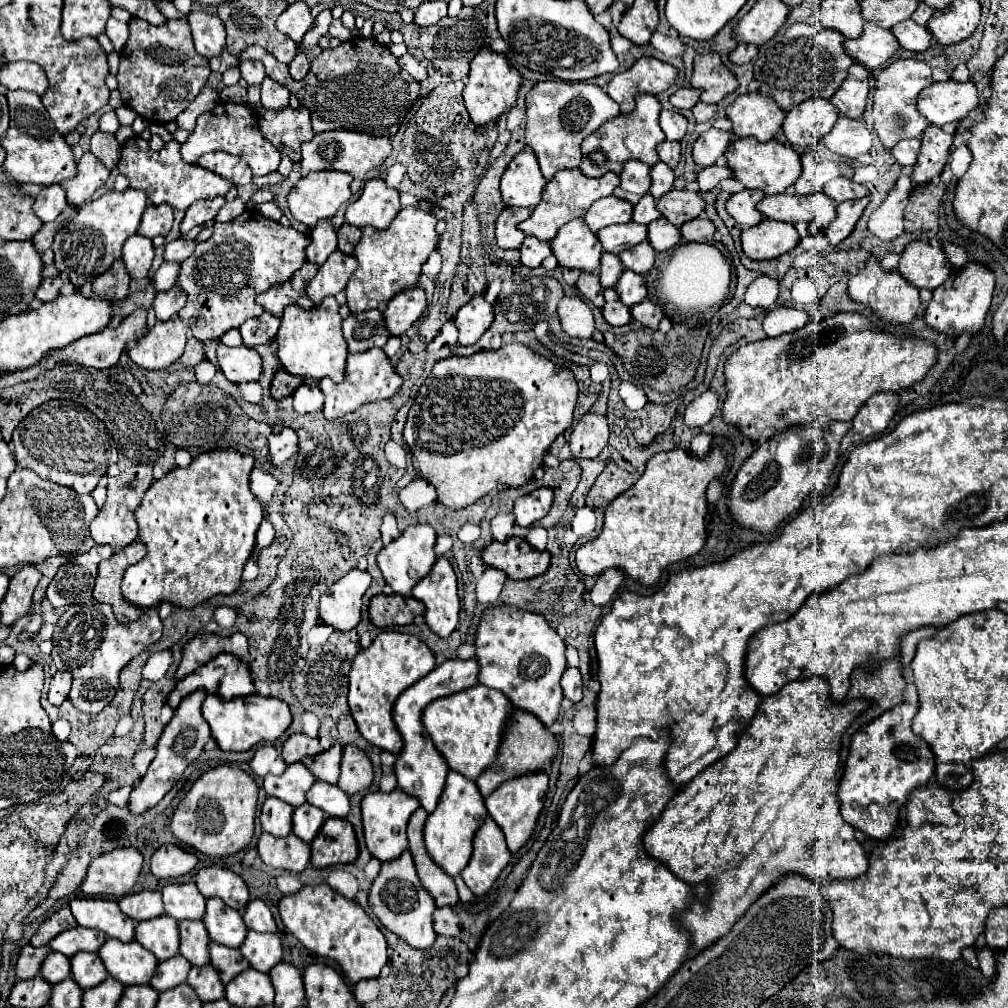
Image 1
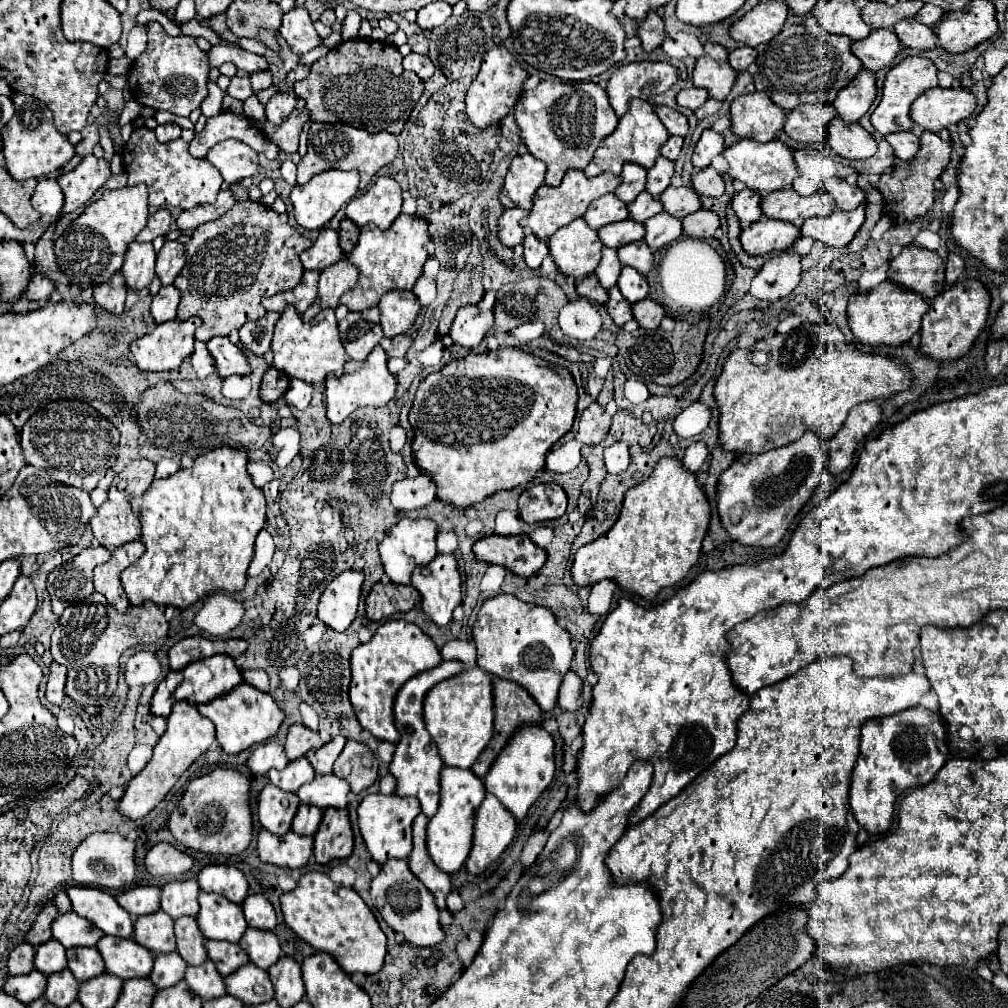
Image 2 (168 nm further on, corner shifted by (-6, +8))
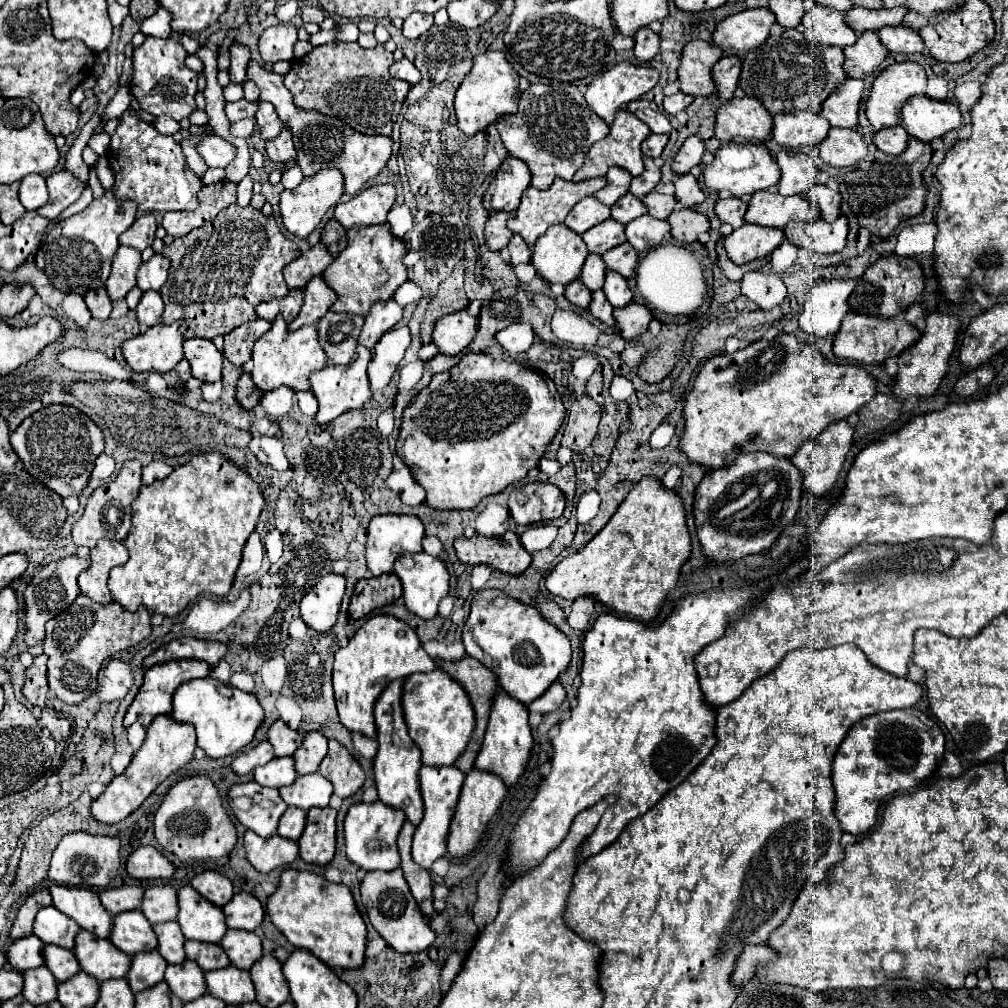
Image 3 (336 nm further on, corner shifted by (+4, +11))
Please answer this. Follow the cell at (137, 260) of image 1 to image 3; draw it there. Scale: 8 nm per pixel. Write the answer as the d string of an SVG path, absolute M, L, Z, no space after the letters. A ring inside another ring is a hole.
M119 246L115 260L113 260L111 276L105 282L105 290L113 302L123 300L127 292L135 286L135 274L139 266L141 266L141 252L135 248Z

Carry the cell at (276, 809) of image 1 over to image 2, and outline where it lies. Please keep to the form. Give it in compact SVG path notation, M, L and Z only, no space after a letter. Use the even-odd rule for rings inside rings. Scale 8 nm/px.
M267 785L259 797L259 823L275 835L285 835L291 831L291 821L299 807L295 793L285 793L275 785Z

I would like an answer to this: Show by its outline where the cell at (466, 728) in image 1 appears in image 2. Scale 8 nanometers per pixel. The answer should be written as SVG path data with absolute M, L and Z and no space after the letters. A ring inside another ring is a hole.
M479 667L435 685L423 701L425 727L439 747L445 765L471 769L493 737L493 679Z

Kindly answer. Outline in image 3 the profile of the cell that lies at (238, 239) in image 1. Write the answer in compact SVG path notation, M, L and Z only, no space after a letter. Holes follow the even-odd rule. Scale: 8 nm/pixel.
M233 204L219 212L215 220L209 220L205 226L191 230L187 236L173 240L173 244L163 248L163 256L171 260L169 278L161 288L161 298L165 304L163 324L173 324L175 320L187 322L185 338L207 338L213 340L215 336L225 336L233 328L241 326L243 322L255 320L255 308L261 302L271 298L287 296L287 284L283 280L283 268L301 256L295 242L285 238L275 222L273 216L265 218L253 206L241 208Z

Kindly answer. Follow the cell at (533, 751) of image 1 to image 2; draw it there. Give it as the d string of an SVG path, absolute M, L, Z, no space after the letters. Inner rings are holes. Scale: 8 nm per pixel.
M493 677L493 697L495 697L495 735L493 735L489 747L485 747L485 751L481 753L477 763L471 767L473 773L477 777L481 777L481 779L489 773L493 761L499 757L499 753L503 751L503 747L507 745L507 741L511 739L511 735L515 731L519 731L525 725L543 725L543 711L541 711L541 707L537 707L537 703L533 703L533 697L529 697L527 691L523 687L519 687L517 683Z

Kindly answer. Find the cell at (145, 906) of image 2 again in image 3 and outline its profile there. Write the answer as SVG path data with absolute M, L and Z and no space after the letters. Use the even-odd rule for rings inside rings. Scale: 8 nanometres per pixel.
M121 886L121 888L109 888L109 890L99 890L99 900L103 908L117 916L121 912L137 910L143 900L143 888L141 886Z

